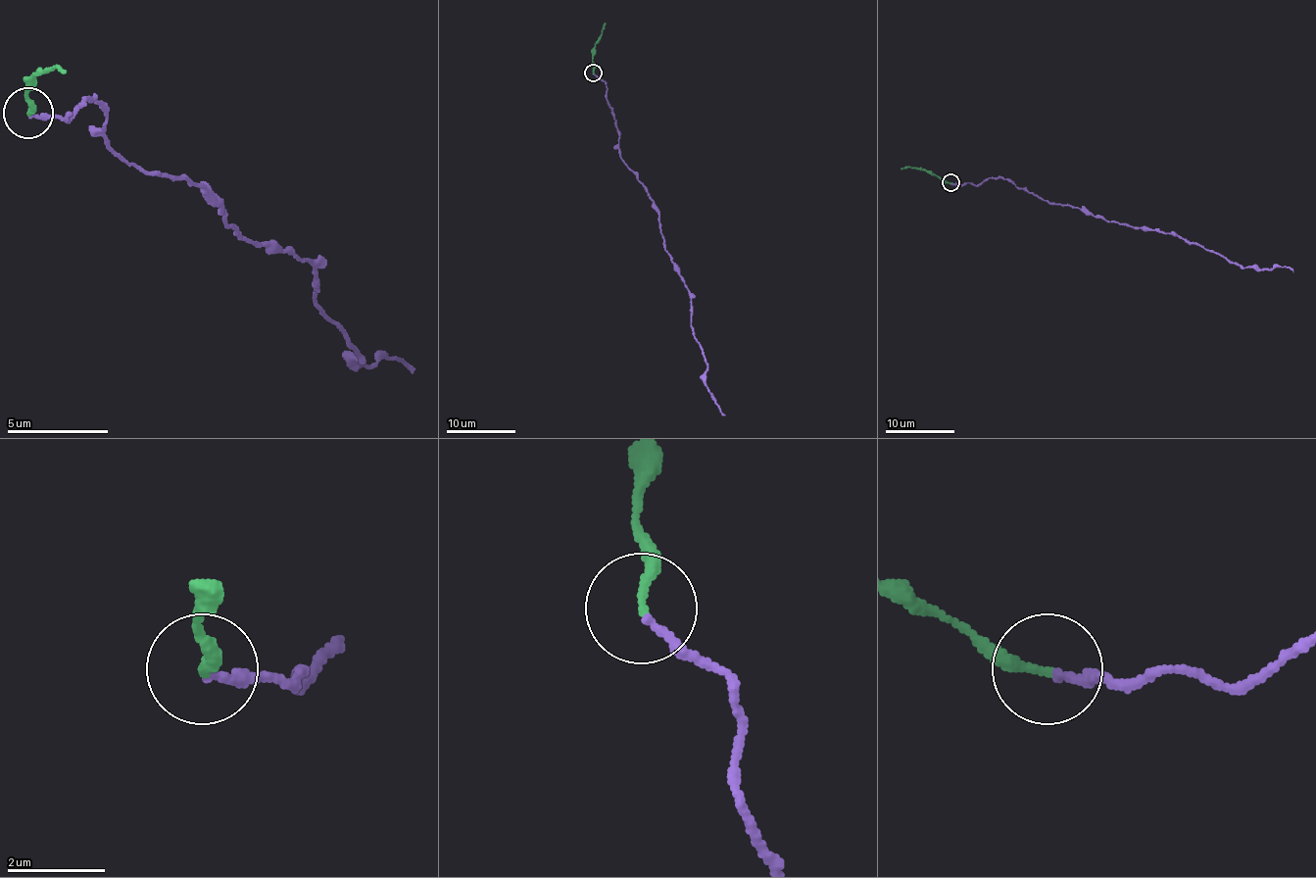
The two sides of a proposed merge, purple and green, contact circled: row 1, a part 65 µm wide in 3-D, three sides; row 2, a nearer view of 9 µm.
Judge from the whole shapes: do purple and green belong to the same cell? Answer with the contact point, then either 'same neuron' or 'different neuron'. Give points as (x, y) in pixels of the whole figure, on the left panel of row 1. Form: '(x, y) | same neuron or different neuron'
(28, 113) | same neuron

